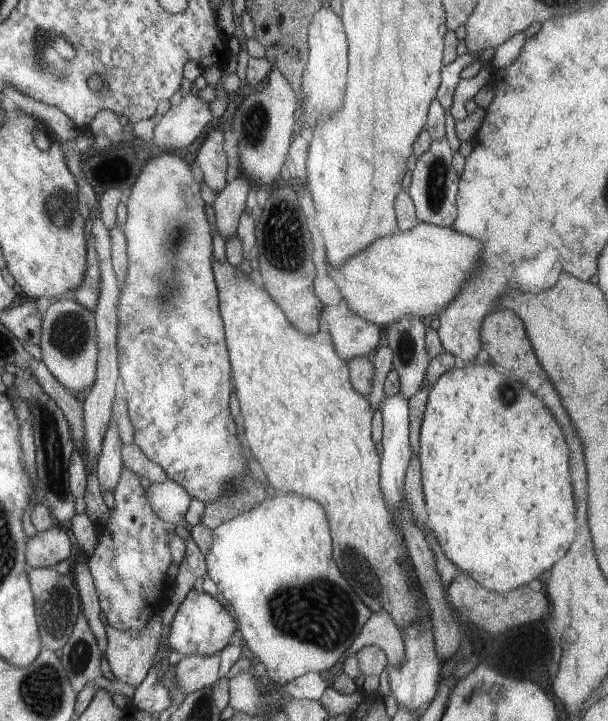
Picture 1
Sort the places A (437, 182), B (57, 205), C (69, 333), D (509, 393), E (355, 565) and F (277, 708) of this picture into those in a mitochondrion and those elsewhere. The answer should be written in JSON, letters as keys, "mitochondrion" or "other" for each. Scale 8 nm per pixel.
{"A":"mitochondrion","B":"mitochondrion","C":"mitochondrion","D":"mitochondrion","E":"mitochondrion","F":"other"}

